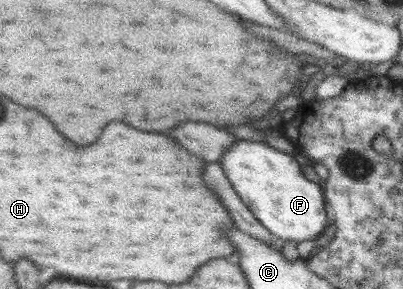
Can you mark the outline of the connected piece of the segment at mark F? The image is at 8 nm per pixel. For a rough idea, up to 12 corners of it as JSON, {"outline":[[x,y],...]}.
{"outline":[[236,139],[218,163],[278,243],[316,239],[320,183],[292,156]]}

